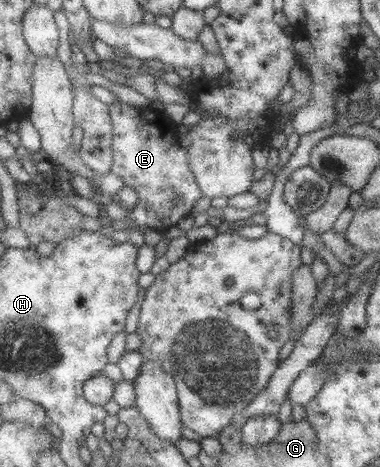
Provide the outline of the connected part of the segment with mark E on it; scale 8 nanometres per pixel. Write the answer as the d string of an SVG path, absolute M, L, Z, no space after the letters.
M117 98L115 103L109 105L109 109L115 126L113 174L121 177L124 184L138 195L137 204L131 213L132 221L142 228L165 232L175 230L176 224L188 217L194 210L194 204L204 196L190 164L189 150L180 146L181 127L164 115L164 111L152 107L142 108L122 99Z

